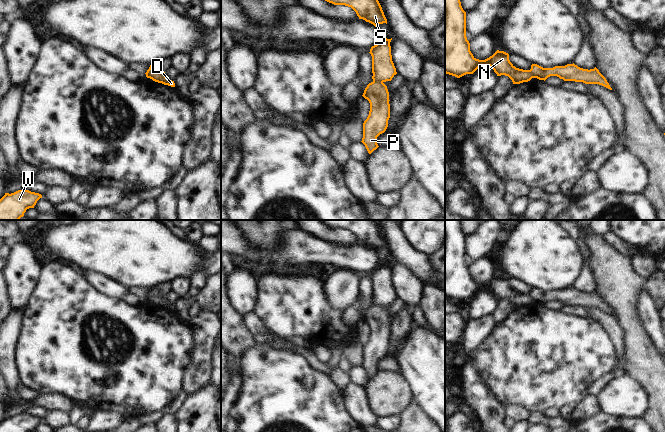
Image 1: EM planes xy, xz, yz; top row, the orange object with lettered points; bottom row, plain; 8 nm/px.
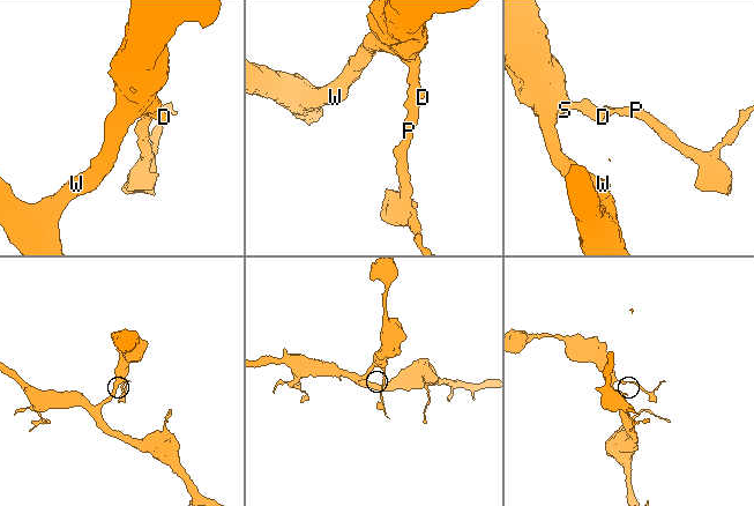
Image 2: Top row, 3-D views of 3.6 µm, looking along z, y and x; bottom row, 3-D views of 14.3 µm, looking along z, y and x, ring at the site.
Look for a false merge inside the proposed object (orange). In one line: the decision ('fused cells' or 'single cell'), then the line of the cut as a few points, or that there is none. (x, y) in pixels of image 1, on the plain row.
fused cells; cut in xy along (157, 294), (152, 294), (147, 301)

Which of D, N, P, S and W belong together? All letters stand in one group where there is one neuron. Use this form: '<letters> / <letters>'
D N S W / P

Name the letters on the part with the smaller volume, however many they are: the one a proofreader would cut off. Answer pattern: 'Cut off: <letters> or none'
Cut off: P

